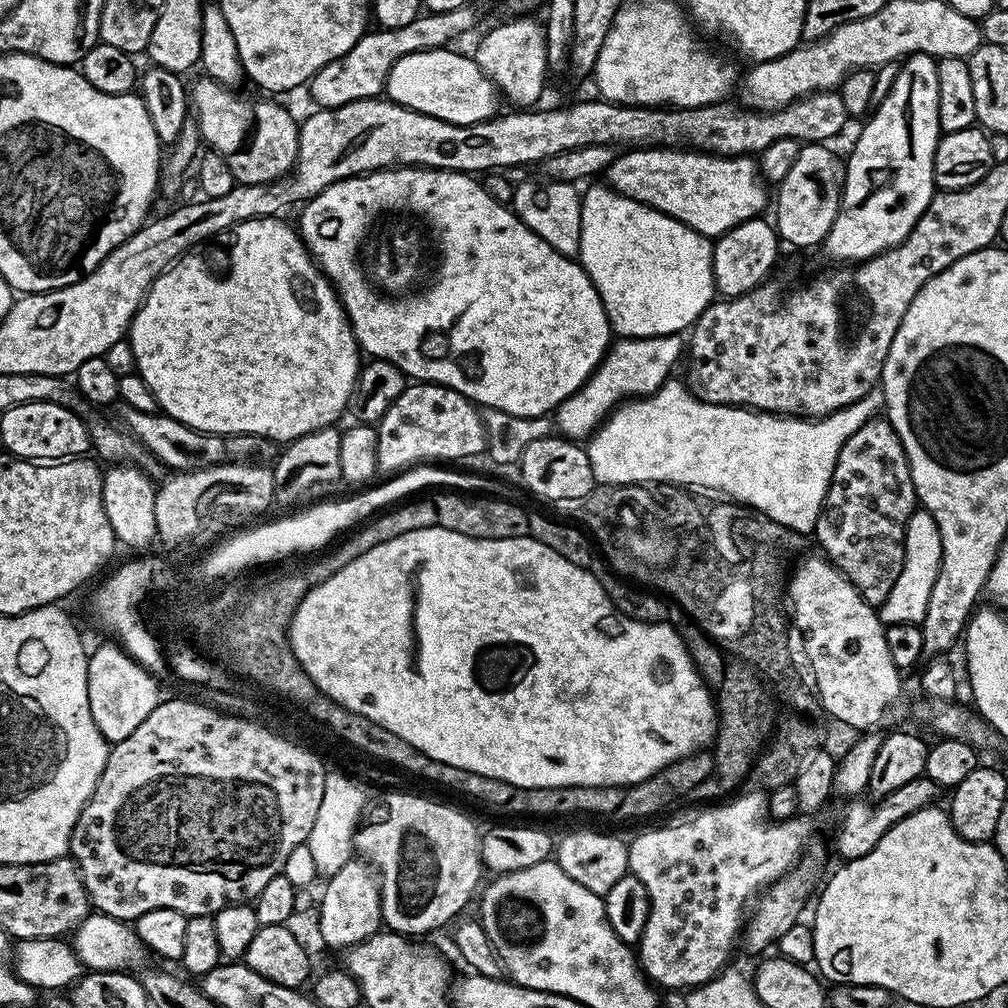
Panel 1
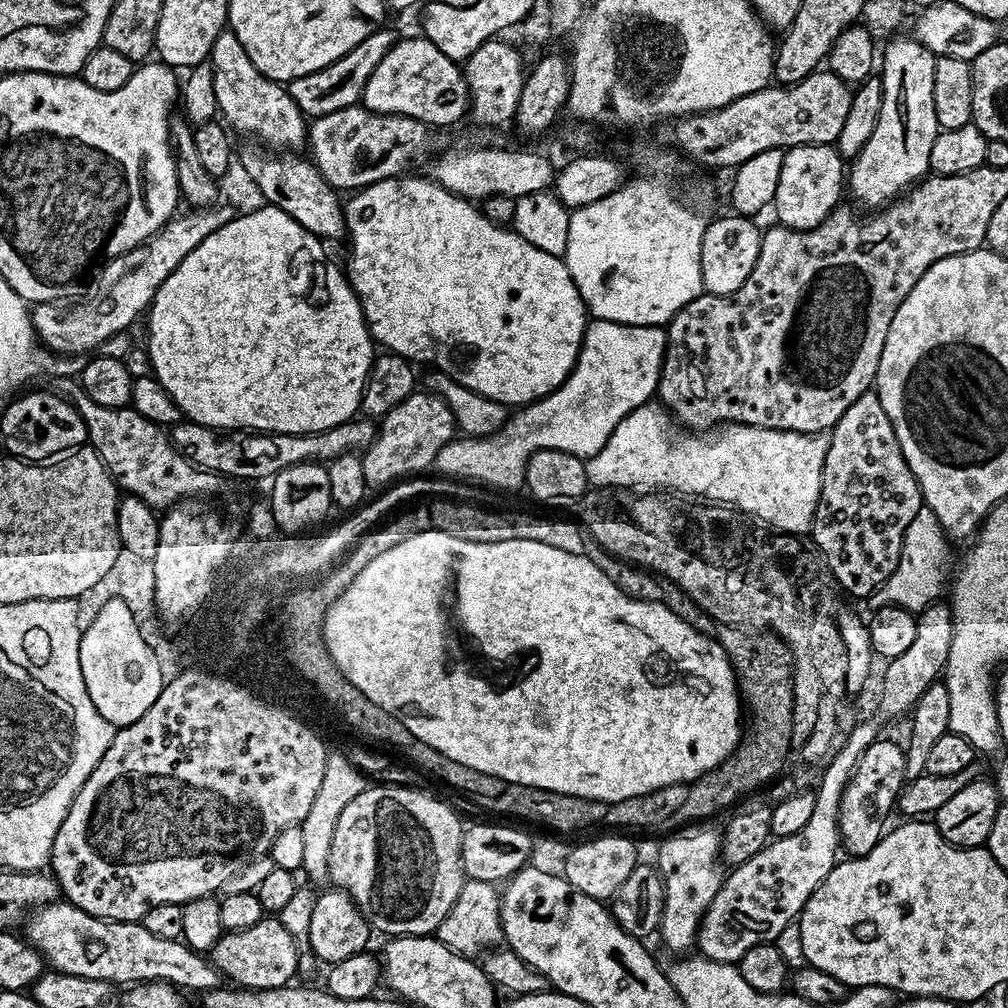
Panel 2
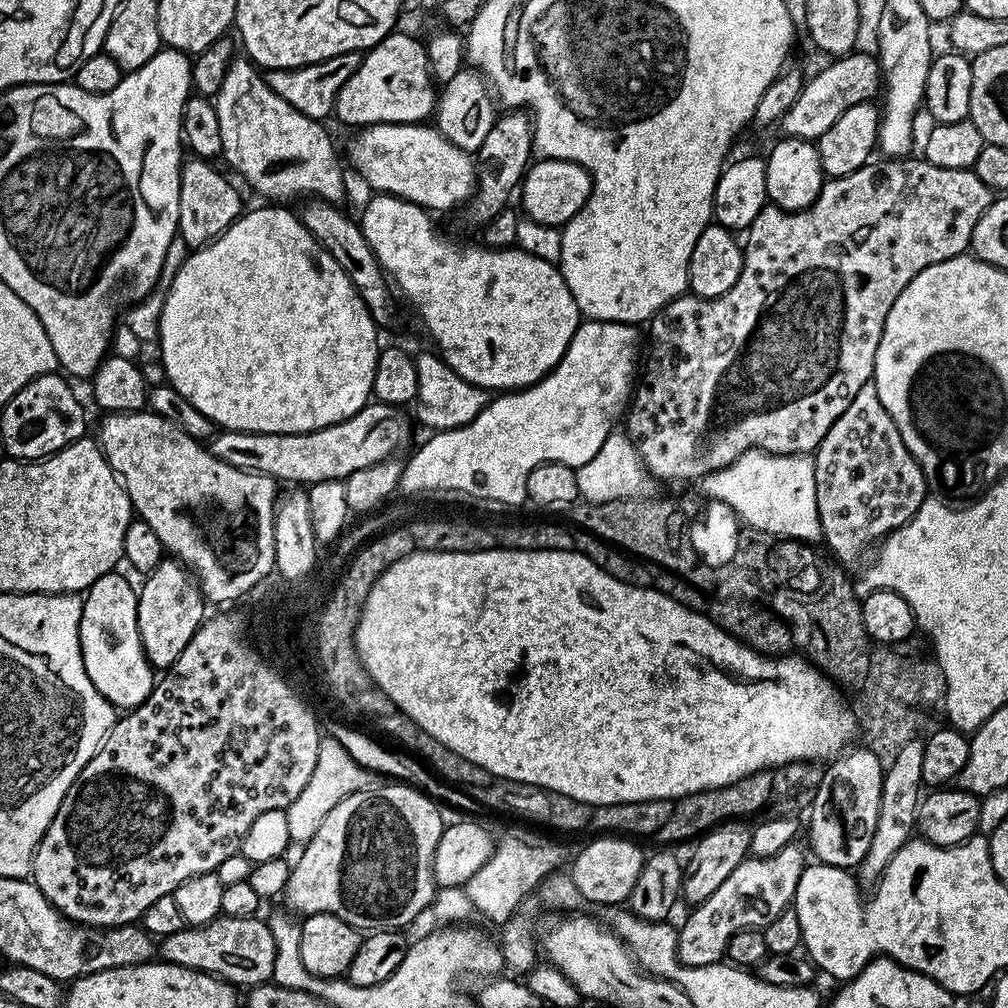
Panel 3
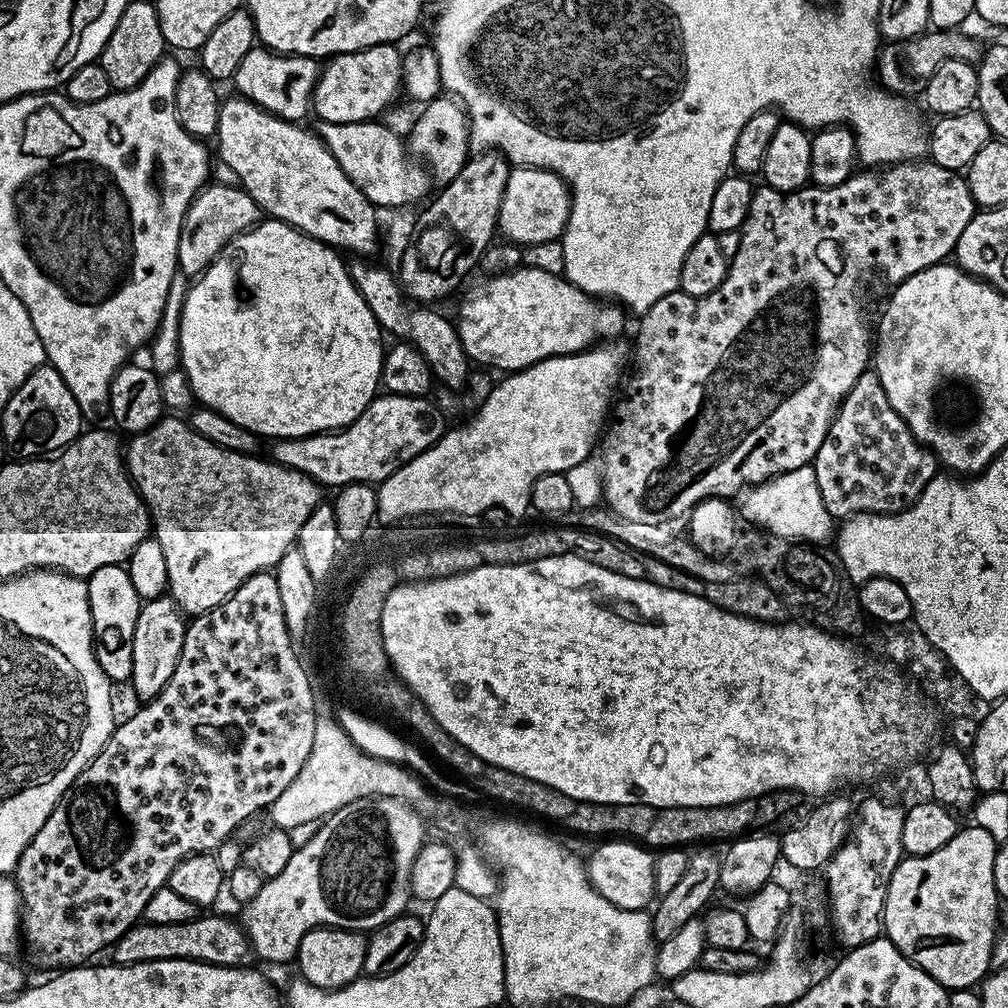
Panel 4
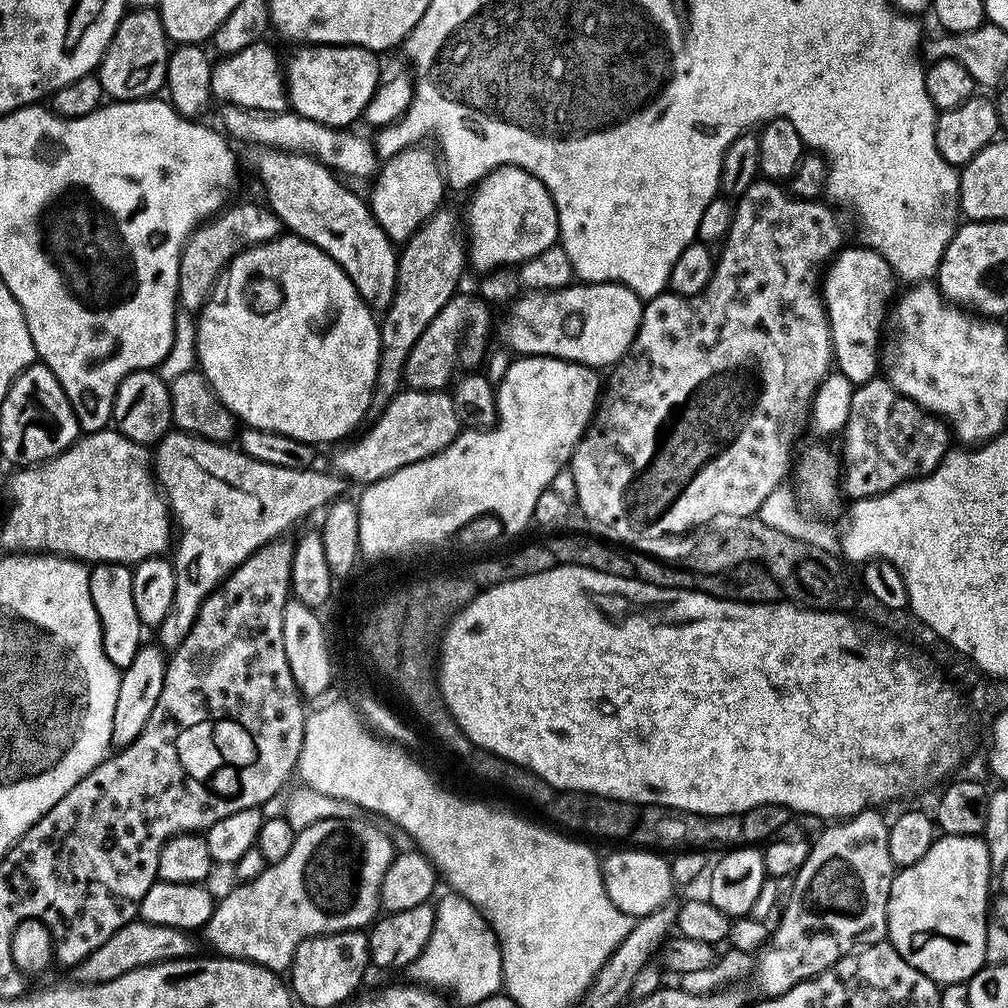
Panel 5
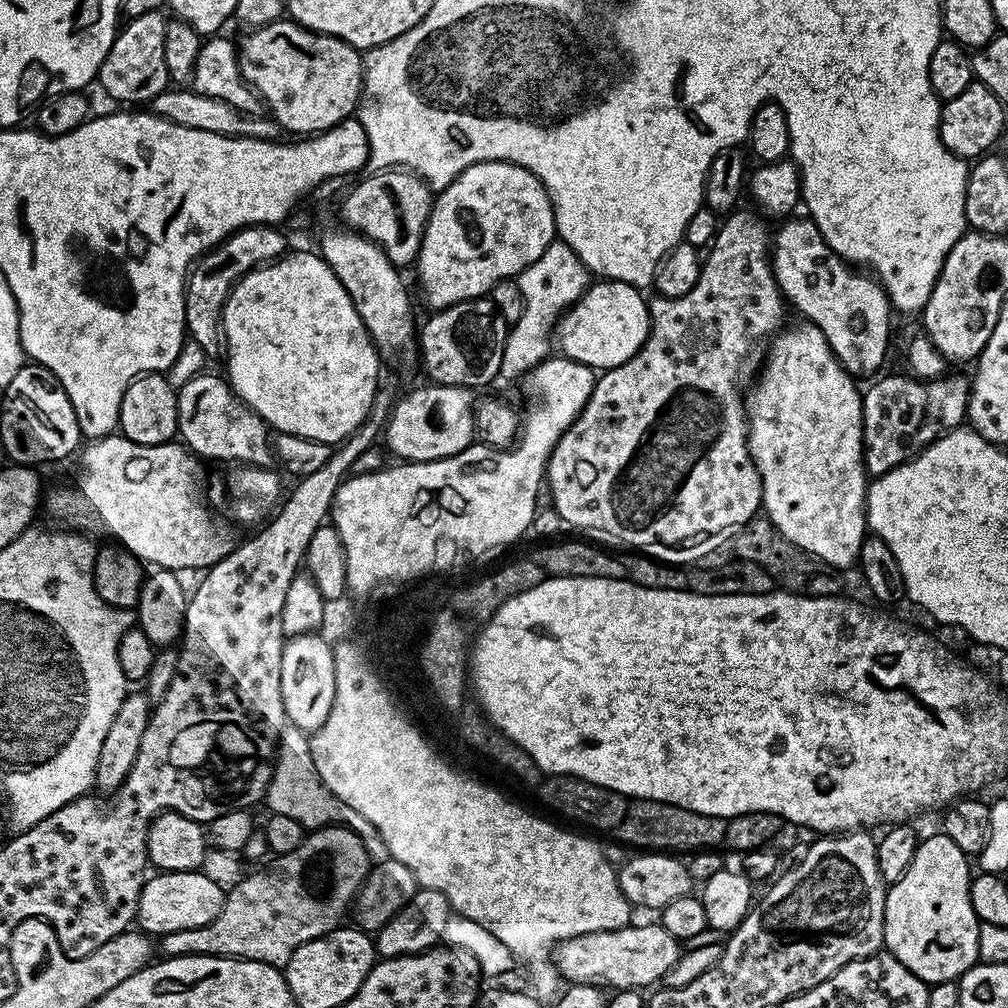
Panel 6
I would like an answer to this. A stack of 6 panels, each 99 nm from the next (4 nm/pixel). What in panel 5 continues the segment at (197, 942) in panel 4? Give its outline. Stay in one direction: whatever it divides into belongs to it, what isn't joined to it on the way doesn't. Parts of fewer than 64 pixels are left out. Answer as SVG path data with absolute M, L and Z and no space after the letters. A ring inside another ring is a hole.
M139 918L134 919L129 924L123 924L109 940L102 942L102 946L98 946L85 960L79 961L75 965L75 979L81 984L105 984L114 978L118 978L122 974L126 974L130 970L138 970L151 964L164 964L167 960L187 960L195 953L192 952L196 948L195 942L192 941L192 936L193 933L191 931L183 928L158 926L157 924L151 924Z

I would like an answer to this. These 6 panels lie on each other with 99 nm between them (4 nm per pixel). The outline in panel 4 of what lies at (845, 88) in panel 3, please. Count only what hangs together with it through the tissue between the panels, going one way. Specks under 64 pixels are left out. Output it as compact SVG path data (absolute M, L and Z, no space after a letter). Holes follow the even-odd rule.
M925 30L909 40L888 42L881 47L874 65L874 76L879 87L886 92L894 92L898 96L912 98L912 95L923 93L926 82L930 82L930 74L942 66L942 62L966 60L976 62L981 59L982 48L979 48L960 30Z

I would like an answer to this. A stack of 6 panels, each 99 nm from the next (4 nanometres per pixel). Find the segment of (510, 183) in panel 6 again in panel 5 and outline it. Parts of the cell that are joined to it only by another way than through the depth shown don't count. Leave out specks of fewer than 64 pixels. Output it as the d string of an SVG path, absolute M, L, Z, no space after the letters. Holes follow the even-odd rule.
M493 168L470 195L468 214L462 220L466 225L468 264L476 267L477 273L525 264L559 241L560 223L552 195L525 168Z

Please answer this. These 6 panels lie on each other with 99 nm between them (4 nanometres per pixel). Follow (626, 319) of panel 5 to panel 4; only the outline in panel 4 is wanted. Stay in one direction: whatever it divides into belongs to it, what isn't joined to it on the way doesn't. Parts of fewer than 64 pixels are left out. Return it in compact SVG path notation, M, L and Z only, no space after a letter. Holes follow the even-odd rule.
M523 266L501 276L489 279L488 288L480 288L469 300L460 304L460 320L458 331L460 341L469 361L476 366L493 364L501 368L501 373L521 372L540 360L548 360L551 356L570 356L574 352L583 352L597 342L604 342L607 336L616 336L624 328L623 307L612 302L601 302L590 298L587 292L576 288L567 278L550 274L546 270L525 268Z

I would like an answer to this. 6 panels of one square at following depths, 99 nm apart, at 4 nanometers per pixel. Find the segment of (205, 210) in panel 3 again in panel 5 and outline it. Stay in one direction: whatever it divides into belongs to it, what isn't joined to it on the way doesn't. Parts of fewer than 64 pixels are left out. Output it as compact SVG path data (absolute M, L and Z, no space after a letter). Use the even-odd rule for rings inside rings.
M229 203L211 220L205 220L200 227L188 235L178 262L178 294L176 298L183 311L199 313L200 309L208 303L222 273L239 252L251 248L254 244L265 244L271 240L277 240L285 231L284 223L280 221L278 214L274 214L267 203L259 203Z

